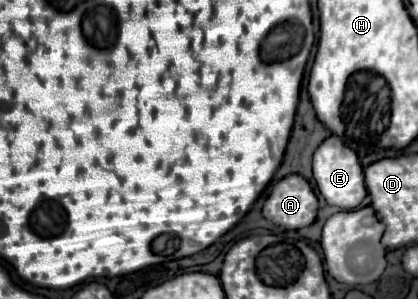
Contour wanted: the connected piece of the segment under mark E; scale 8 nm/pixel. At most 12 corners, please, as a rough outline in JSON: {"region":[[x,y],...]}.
{"region":[[336,136],[312,170],[330,206],[356,210],[368,194],[362,164]]}

